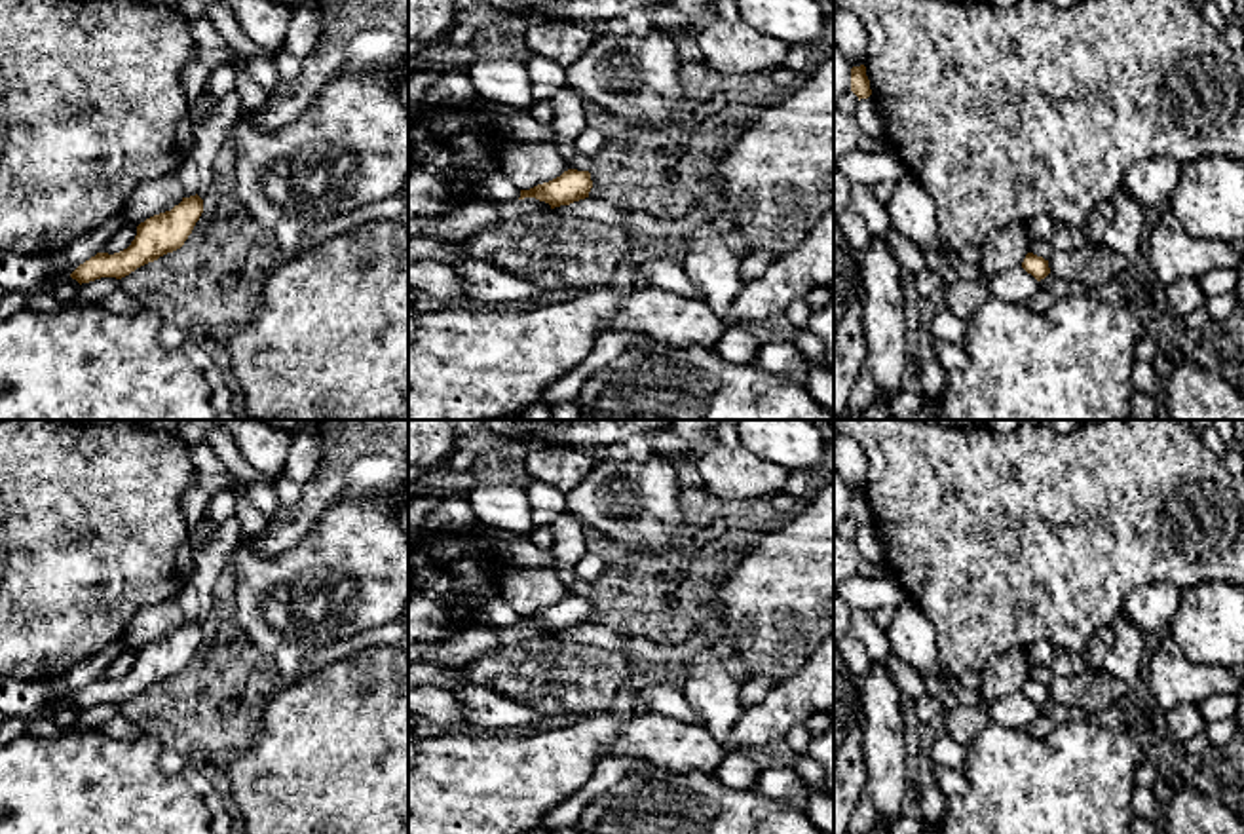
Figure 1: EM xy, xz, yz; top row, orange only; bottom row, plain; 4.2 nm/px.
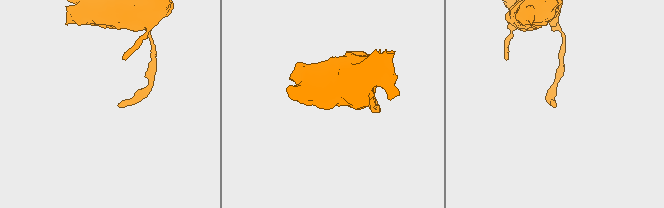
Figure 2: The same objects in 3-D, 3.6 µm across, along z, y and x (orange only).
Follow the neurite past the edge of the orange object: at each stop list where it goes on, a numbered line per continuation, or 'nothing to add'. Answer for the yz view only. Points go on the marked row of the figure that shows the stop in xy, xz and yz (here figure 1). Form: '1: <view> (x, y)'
nothing to add

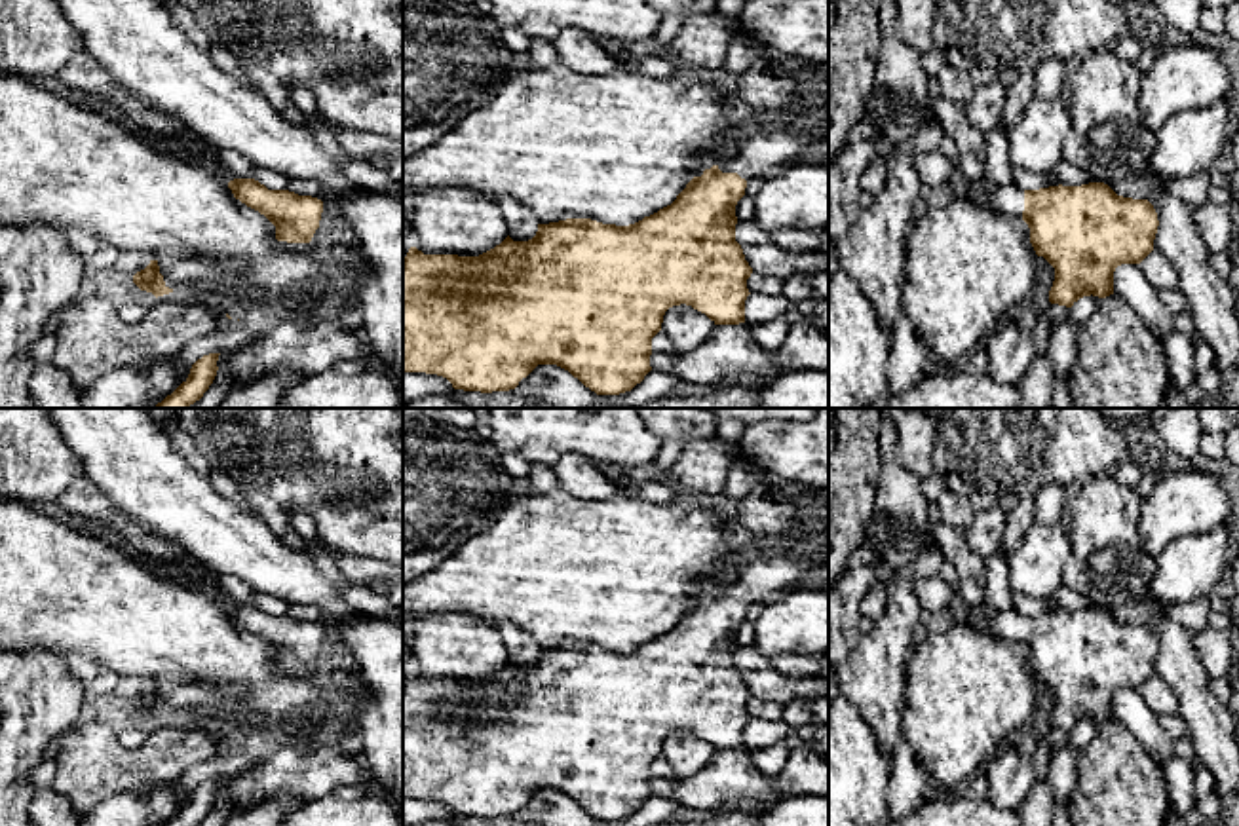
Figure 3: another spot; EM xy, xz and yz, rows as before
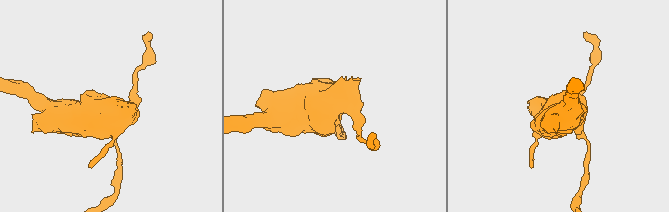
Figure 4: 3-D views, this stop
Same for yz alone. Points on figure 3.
1: yz (1010, 198)

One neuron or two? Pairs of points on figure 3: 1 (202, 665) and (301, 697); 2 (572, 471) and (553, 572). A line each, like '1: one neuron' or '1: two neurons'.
1: one neuron
2: two neurons

